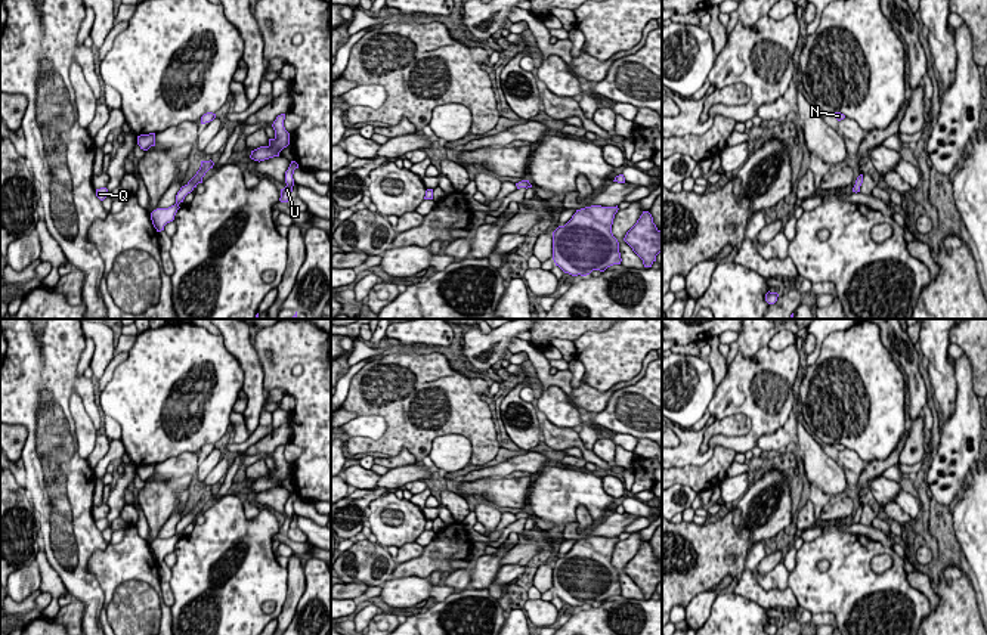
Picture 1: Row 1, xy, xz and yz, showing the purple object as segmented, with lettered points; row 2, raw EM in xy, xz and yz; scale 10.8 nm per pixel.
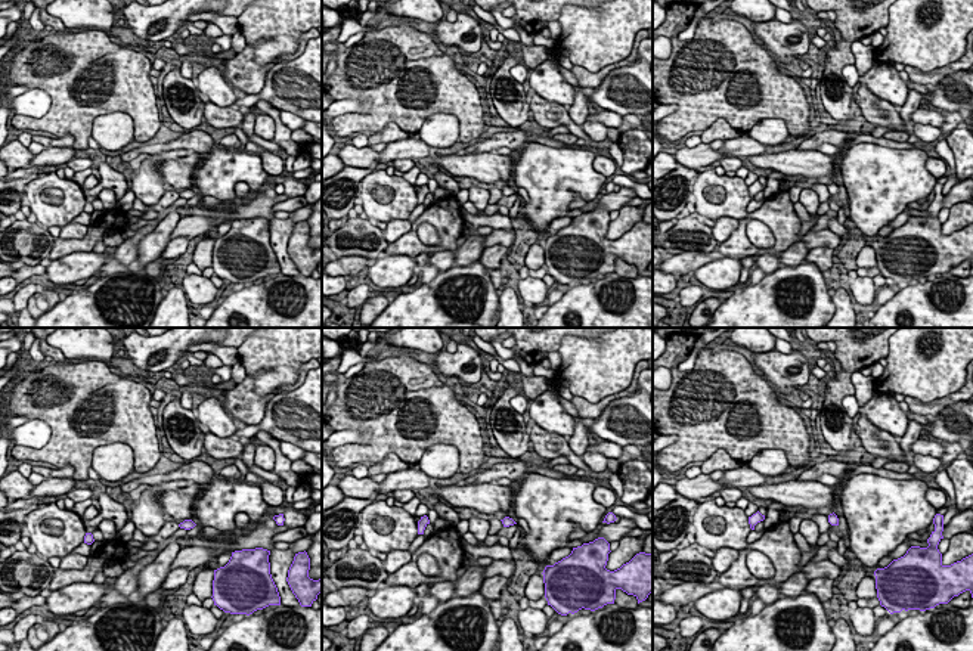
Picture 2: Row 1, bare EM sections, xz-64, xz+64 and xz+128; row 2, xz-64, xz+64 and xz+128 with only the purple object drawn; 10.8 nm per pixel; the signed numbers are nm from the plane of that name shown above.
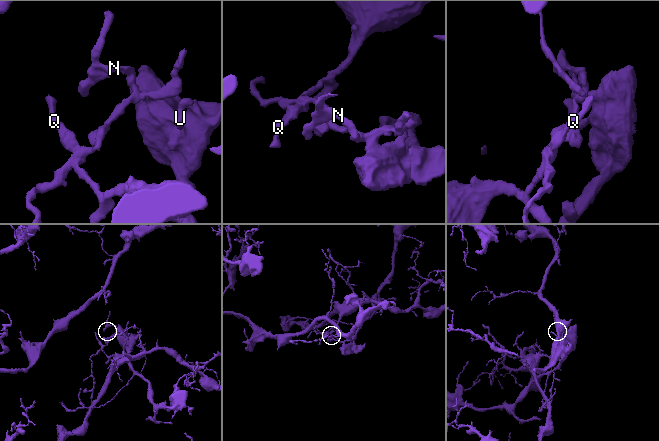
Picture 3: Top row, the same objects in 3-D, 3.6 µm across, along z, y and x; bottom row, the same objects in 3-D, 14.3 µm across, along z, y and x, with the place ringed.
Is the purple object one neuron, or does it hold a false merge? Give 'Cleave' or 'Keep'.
Cleave

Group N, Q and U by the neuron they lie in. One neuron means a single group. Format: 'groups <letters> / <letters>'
groups N U / Q

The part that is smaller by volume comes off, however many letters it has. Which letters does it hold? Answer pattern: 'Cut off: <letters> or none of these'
Cut off: N, U

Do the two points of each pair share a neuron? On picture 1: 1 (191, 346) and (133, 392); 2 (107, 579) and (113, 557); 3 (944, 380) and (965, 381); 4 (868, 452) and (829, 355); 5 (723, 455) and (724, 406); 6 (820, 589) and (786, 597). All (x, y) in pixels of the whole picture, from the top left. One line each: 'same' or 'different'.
1: same
2: same
3: different
4: same
5: different
6: different

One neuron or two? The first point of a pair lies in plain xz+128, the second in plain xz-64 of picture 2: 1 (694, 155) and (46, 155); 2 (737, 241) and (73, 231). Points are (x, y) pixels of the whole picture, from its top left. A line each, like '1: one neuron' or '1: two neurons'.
1: two neurons
2: two neurons

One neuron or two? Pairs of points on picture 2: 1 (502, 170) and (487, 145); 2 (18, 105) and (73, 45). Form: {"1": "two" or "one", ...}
{"1": "two", "2": "two"}

